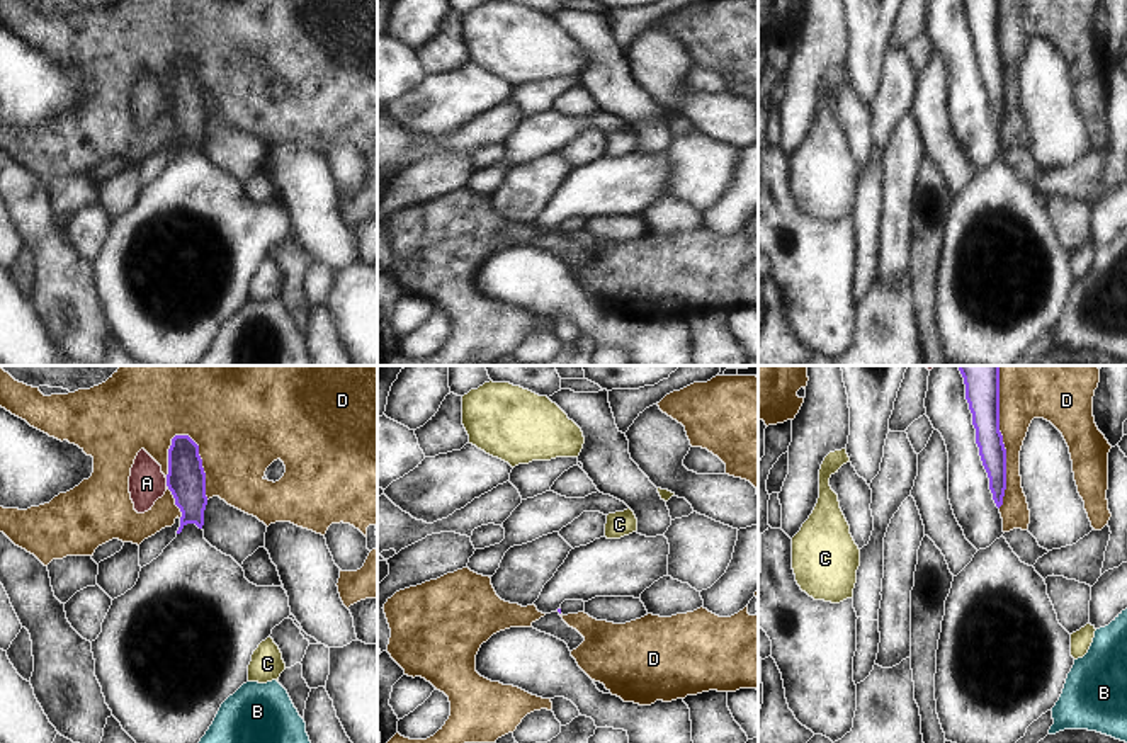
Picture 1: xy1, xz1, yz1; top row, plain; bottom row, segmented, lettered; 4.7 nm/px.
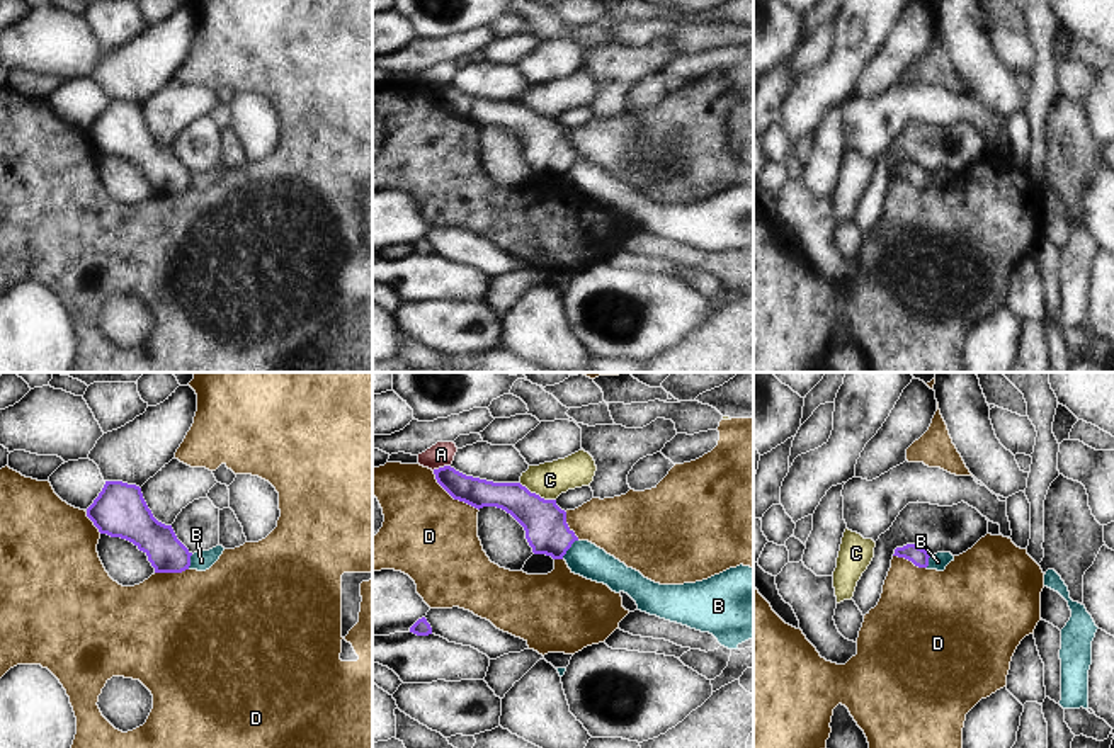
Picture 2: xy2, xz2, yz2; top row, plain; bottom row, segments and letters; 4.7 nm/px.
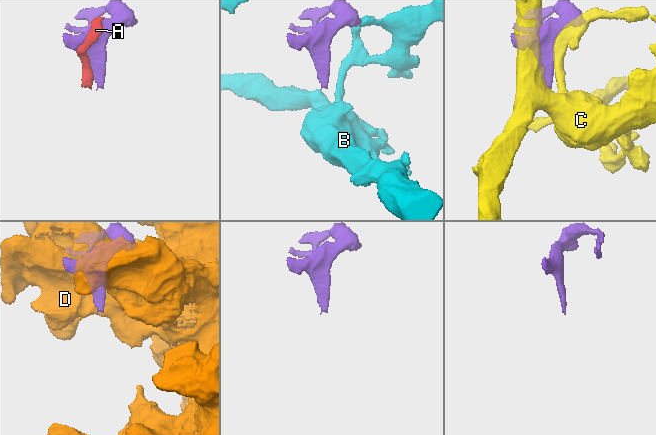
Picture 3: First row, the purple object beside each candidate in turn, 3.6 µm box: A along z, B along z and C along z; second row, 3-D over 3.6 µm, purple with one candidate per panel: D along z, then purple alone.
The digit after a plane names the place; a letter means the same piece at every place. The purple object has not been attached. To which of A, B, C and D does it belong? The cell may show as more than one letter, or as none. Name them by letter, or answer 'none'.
none.

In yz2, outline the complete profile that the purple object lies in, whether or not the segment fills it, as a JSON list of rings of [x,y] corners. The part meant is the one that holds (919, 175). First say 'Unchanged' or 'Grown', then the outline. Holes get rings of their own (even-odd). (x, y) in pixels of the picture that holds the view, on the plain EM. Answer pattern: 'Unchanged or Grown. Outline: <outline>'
Unchanged. Outline: [[[907,163],[903,167],[896,167],[893,175],[905,177],[918,187],[927,187],[930,172],[915,163]]]

